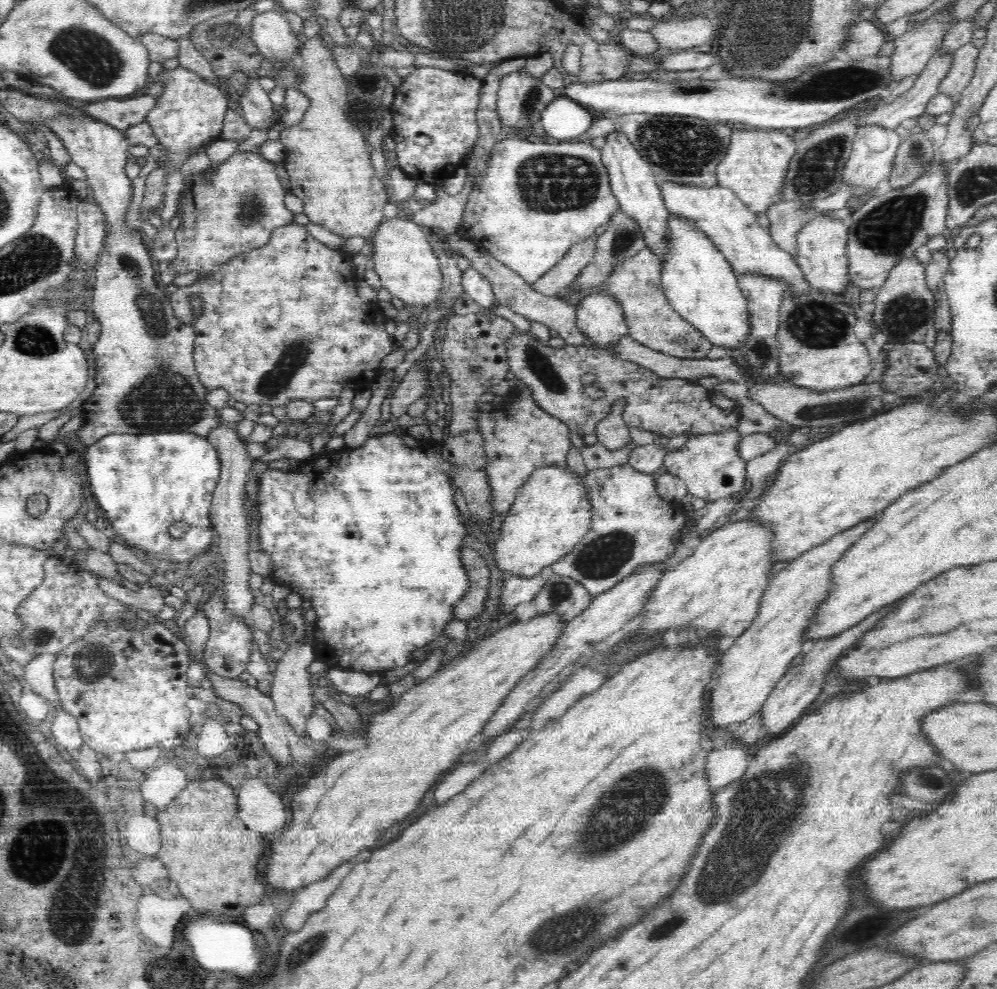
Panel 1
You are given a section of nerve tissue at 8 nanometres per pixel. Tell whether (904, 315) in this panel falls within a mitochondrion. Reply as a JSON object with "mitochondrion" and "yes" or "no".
{"mitochondrion":"yes"}

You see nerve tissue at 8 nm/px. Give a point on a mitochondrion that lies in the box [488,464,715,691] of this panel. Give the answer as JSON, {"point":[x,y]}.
{"point":[599,559]}

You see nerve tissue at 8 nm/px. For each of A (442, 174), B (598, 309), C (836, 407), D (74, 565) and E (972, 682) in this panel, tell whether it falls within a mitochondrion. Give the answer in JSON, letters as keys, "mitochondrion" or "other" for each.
{"A":"other","B":"other","C":"mitochondrion","D":"other","E":"other"}

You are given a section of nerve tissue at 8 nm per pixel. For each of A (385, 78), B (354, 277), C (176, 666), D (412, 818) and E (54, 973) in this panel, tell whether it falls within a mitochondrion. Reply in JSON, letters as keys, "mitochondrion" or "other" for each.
{"A":"other","B":"other","C":"other","D":"other","E":"other"}

